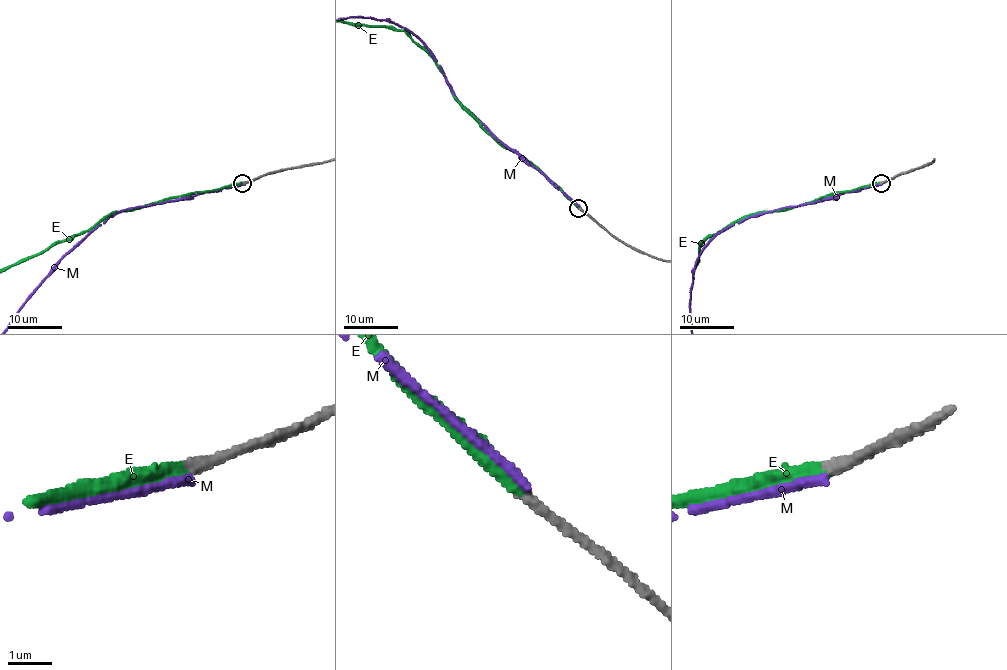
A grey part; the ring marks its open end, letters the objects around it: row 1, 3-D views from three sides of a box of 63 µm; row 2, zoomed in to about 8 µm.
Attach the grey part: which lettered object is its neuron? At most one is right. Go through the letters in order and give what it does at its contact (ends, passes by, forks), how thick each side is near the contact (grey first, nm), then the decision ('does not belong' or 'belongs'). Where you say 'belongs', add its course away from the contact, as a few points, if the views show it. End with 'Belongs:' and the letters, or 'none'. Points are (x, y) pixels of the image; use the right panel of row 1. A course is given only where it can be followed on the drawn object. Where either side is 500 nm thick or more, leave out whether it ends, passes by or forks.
E: it ends there; 280 nm thick on the grey side, 340 nm on the other; belongs
M: it ends there; 280 nm thick on the grey side, 220 nm on the other; does not belong
Belongs: E

